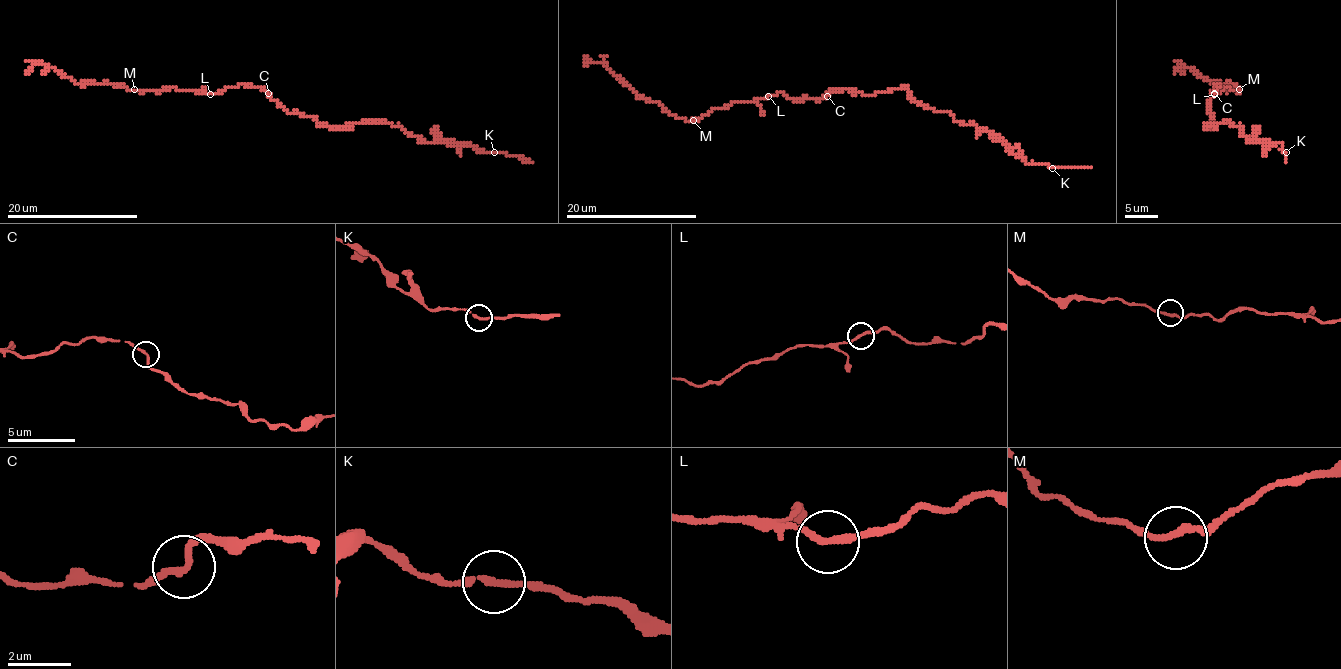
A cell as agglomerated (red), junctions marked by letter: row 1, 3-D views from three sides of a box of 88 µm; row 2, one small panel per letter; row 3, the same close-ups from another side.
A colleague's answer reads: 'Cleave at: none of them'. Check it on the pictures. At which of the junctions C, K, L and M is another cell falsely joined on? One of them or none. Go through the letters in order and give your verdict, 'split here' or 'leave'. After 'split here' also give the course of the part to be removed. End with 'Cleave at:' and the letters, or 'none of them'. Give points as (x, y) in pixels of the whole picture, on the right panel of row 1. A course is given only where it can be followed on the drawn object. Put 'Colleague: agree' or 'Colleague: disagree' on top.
Colleague: agree
C: leave
K: leave
L: leave
M: leave
Cleave at: none of them

